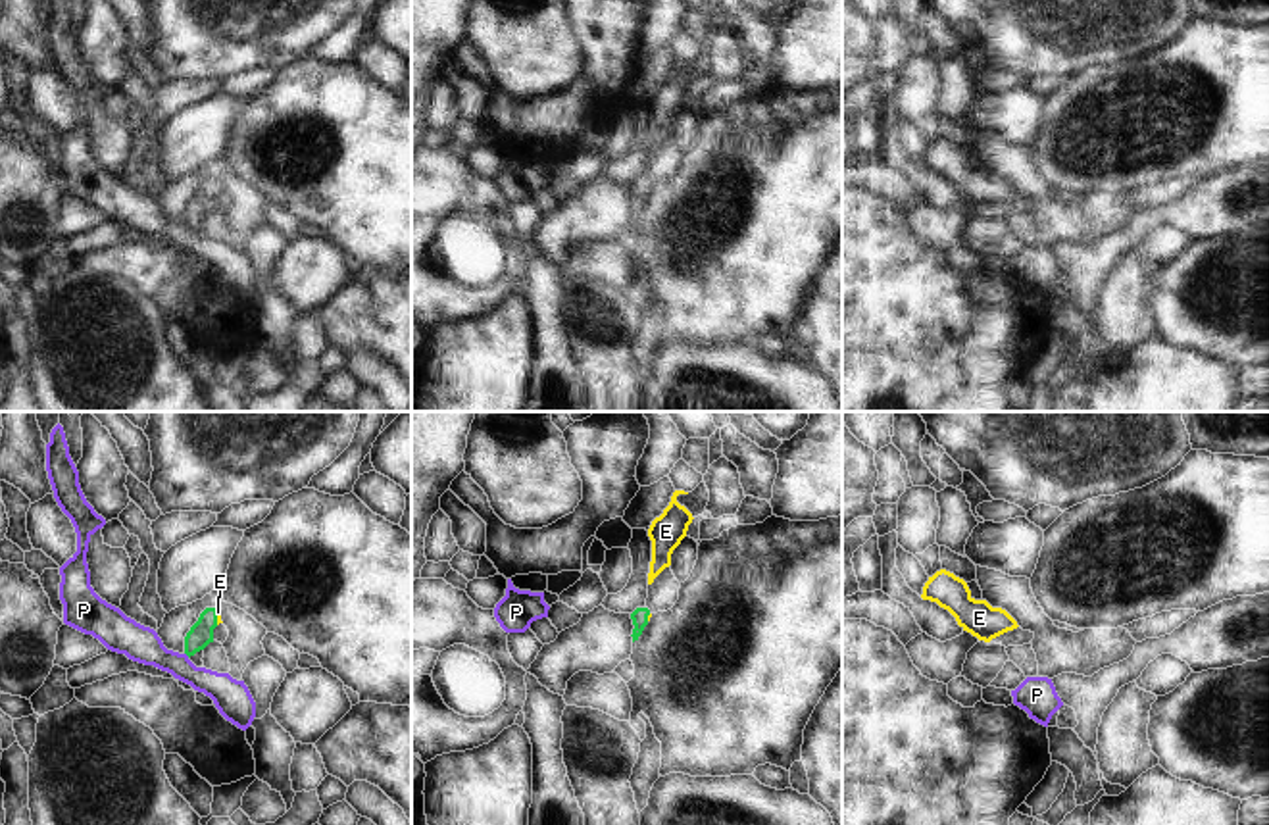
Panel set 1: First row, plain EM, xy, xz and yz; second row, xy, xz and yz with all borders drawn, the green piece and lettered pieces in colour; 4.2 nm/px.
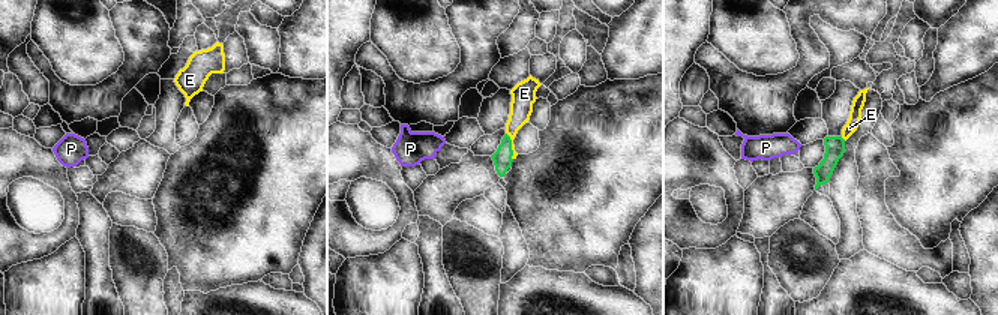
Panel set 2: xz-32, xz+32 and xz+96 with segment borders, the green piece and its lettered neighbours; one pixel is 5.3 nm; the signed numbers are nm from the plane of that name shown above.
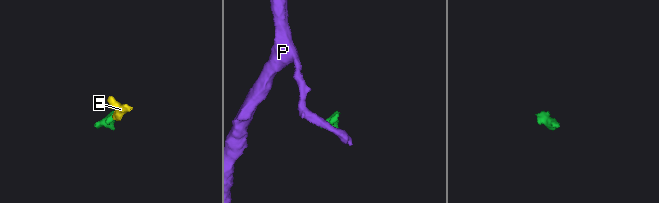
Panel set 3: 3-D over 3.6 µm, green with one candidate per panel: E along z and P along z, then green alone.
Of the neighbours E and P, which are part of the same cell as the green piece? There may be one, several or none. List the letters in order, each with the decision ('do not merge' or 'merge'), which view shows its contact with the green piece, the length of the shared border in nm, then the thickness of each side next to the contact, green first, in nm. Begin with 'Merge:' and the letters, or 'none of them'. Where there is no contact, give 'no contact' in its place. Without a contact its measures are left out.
Merge: E
E: merge; meets green in xy; contact 60 nm long; 100 nm thick on the green side, 20 nm on the other
P: do not merge; meets green in xy; contact 30 nm long; 100 nm thick on the green side, 150 nm on the other

